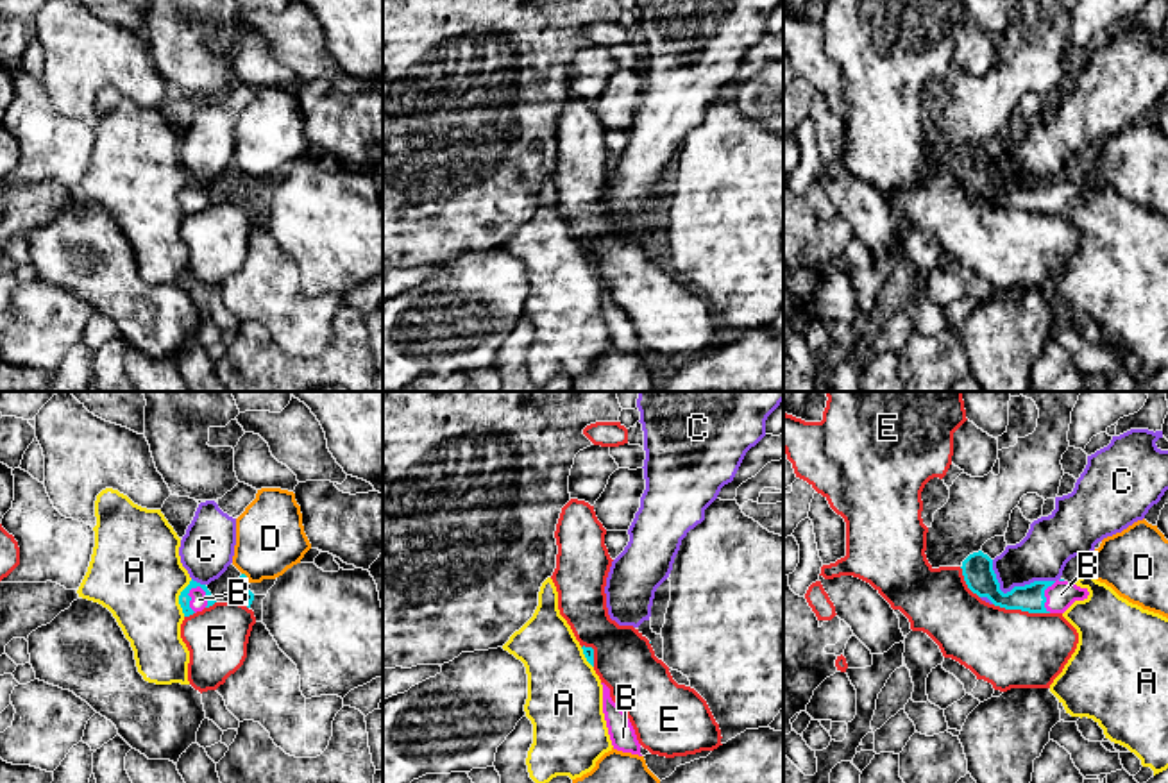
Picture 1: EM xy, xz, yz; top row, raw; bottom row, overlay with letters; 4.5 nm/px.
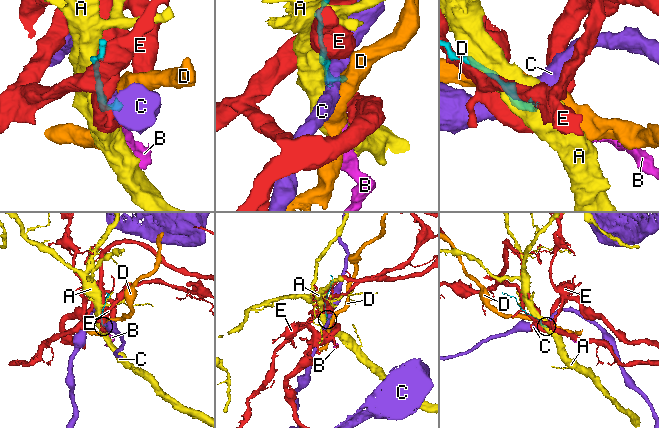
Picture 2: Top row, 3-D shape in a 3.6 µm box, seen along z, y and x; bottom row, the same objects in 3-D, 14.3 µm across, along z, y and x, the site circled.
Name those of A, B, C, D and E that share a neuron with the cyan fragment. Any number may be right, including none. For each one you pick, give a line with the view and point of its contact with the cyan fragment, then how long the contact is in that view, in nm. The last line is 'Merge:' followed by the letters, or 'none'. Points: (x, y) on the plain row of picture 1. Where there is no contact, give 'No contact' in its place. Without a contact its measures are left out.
B: Touches cyan at xy (190, 197). Shared border 130 nm
Merge: B

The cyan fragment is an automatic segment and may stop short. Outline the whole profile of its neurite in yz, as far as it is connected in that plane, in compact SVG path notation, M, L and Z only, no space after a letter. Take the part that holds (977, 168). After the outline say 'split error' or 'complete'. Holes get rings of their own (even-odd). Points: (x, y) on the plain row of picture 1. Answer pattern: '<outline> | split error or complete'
M982 150L969 154L962 161L962 175L968 188L978 197L987 197L994 206L1021 209L1028 213L1064 213L1075 200L1088 198L1088 188L1064 179L1034 181L1014 186L1003 193L993 170L993 159Z | split error

